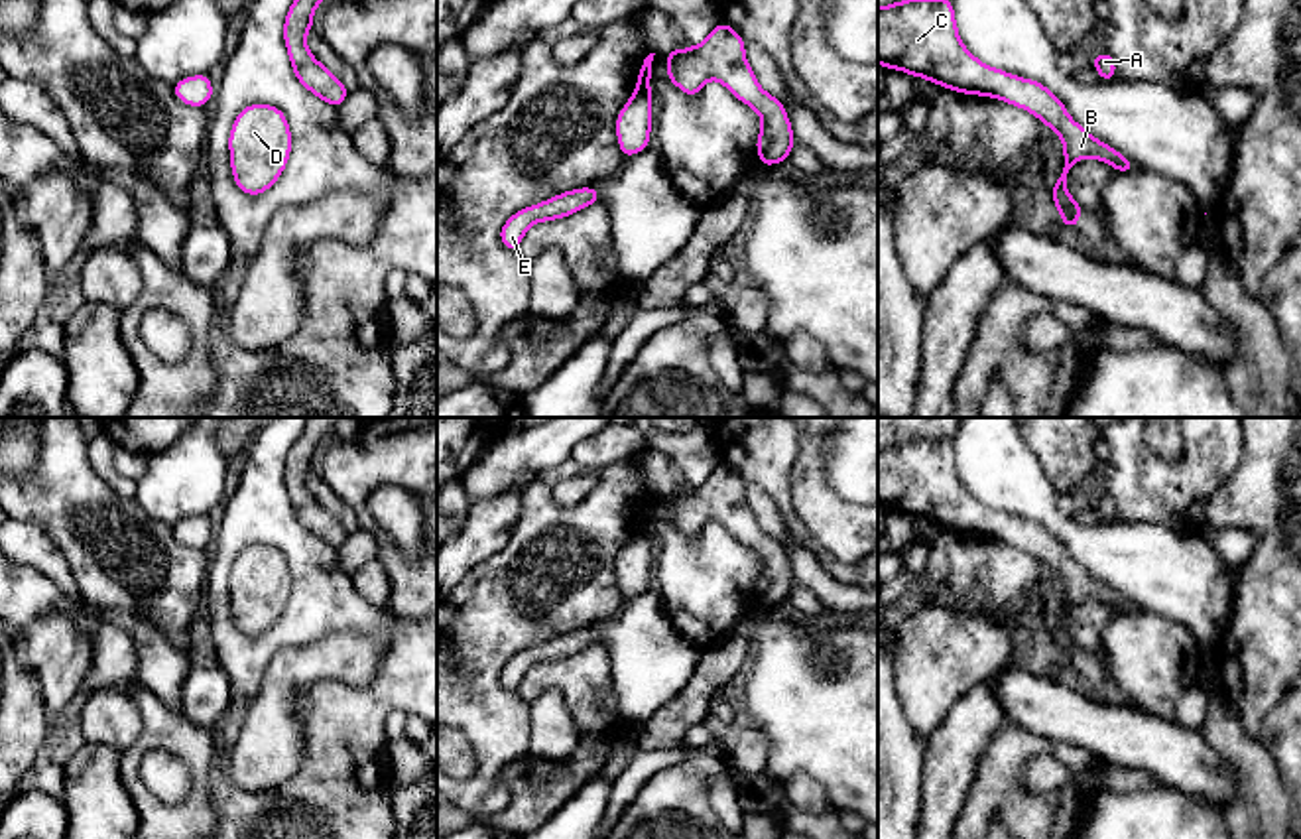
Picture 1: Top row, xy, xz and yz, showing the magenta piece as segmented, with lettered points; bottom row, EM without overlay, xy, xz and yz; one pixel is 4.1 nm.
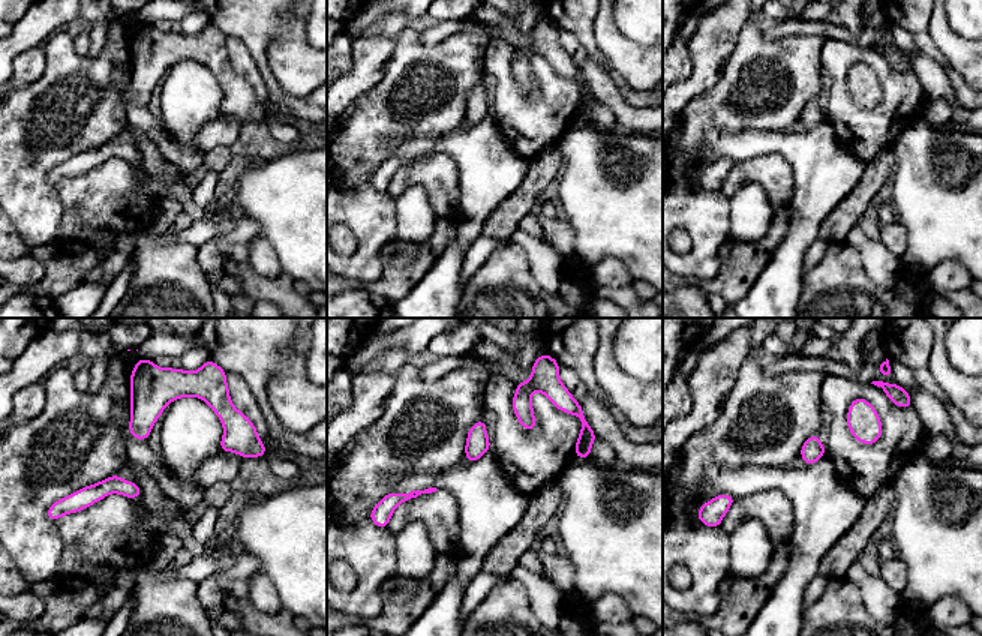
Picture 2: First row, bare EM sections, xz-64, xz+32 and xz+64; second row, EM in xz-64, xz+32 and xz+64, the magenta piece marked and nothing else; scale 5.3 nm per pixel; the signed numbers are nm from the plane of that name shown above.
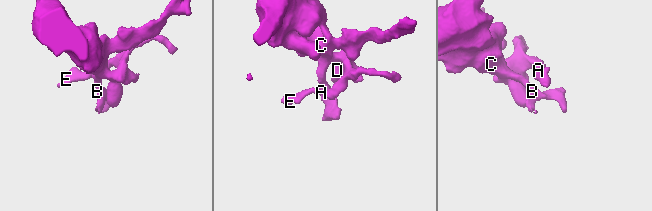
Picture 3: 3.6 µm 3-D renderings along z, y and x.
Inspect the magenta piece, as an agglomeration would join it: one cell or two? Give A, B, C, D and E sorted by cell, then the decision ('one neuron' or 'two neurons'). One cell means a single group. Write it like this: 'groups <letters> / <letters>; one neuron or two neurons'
groups A B C D E; one neuron

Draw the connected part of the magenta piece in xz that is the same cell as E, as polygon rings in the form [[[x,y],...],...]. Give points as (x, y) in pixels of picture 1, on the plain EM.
[[[583,628],[522,650],[504,664],[500,683],[510,691],[518,691],[526,672],[531,666],[569,658],[592,644],[600,644],[598,632],[592,628]]]

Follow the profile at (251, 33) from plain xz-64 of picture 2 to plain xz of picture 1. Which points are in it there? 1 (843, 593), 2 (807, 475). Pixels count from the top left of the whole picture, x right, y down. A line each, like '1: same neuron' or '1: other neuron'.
1: other neuron
2: other neuron

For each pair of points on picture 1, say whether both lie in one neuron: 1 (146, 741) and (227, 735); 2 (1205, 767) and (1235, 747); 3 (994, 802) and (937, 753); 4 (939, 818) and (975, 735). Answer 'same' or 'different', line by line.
1: different
2: different
3: different
4: same

